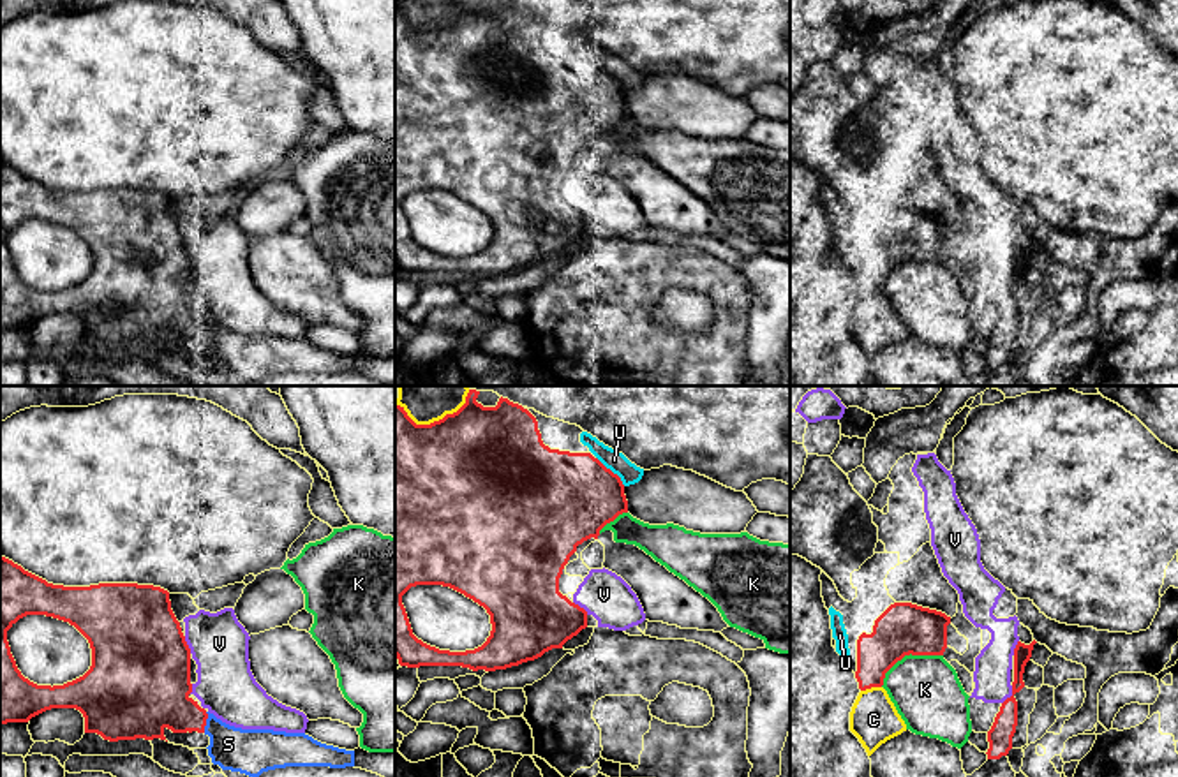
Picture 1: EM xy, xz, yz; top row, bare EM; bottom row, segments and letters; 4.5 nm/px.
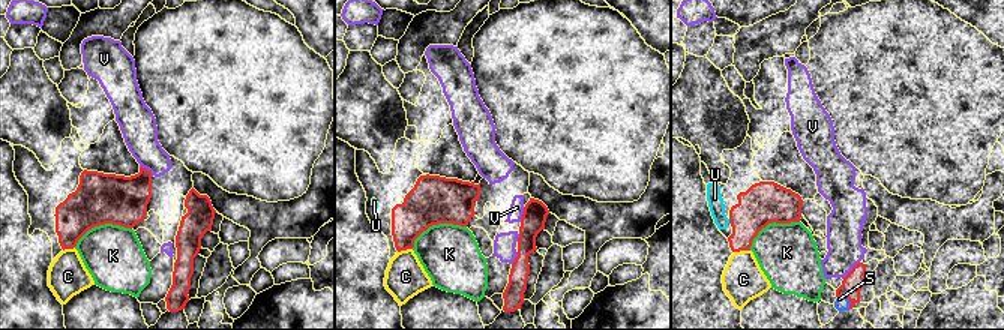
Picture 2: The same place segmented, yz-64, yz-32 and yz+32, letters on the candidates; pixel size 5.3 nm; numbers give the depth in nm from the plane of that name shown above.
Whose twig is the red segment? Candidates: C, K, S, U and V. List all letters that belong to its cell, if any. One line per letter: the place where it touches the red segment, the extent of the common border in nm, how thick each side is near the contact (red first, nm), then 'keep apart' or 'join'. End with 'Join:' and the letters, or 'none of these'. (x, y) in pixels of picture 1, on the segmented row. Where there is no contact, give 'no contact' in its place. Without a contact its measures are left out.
C: xz (436, 421) | 360 nm | 500/300 nm | keep apart
K: yz (907, 654) | 320 nm | 240/320 nm | keep apart
S: xy (205, 723) | 100 nm | 280/200 nm | join
U: xz (611, 471) | 190 nm | 420/90 nm | keep apart
V: yz (1013, 695) | 100 nm | 110/170 nm | keep apart
Join: S

